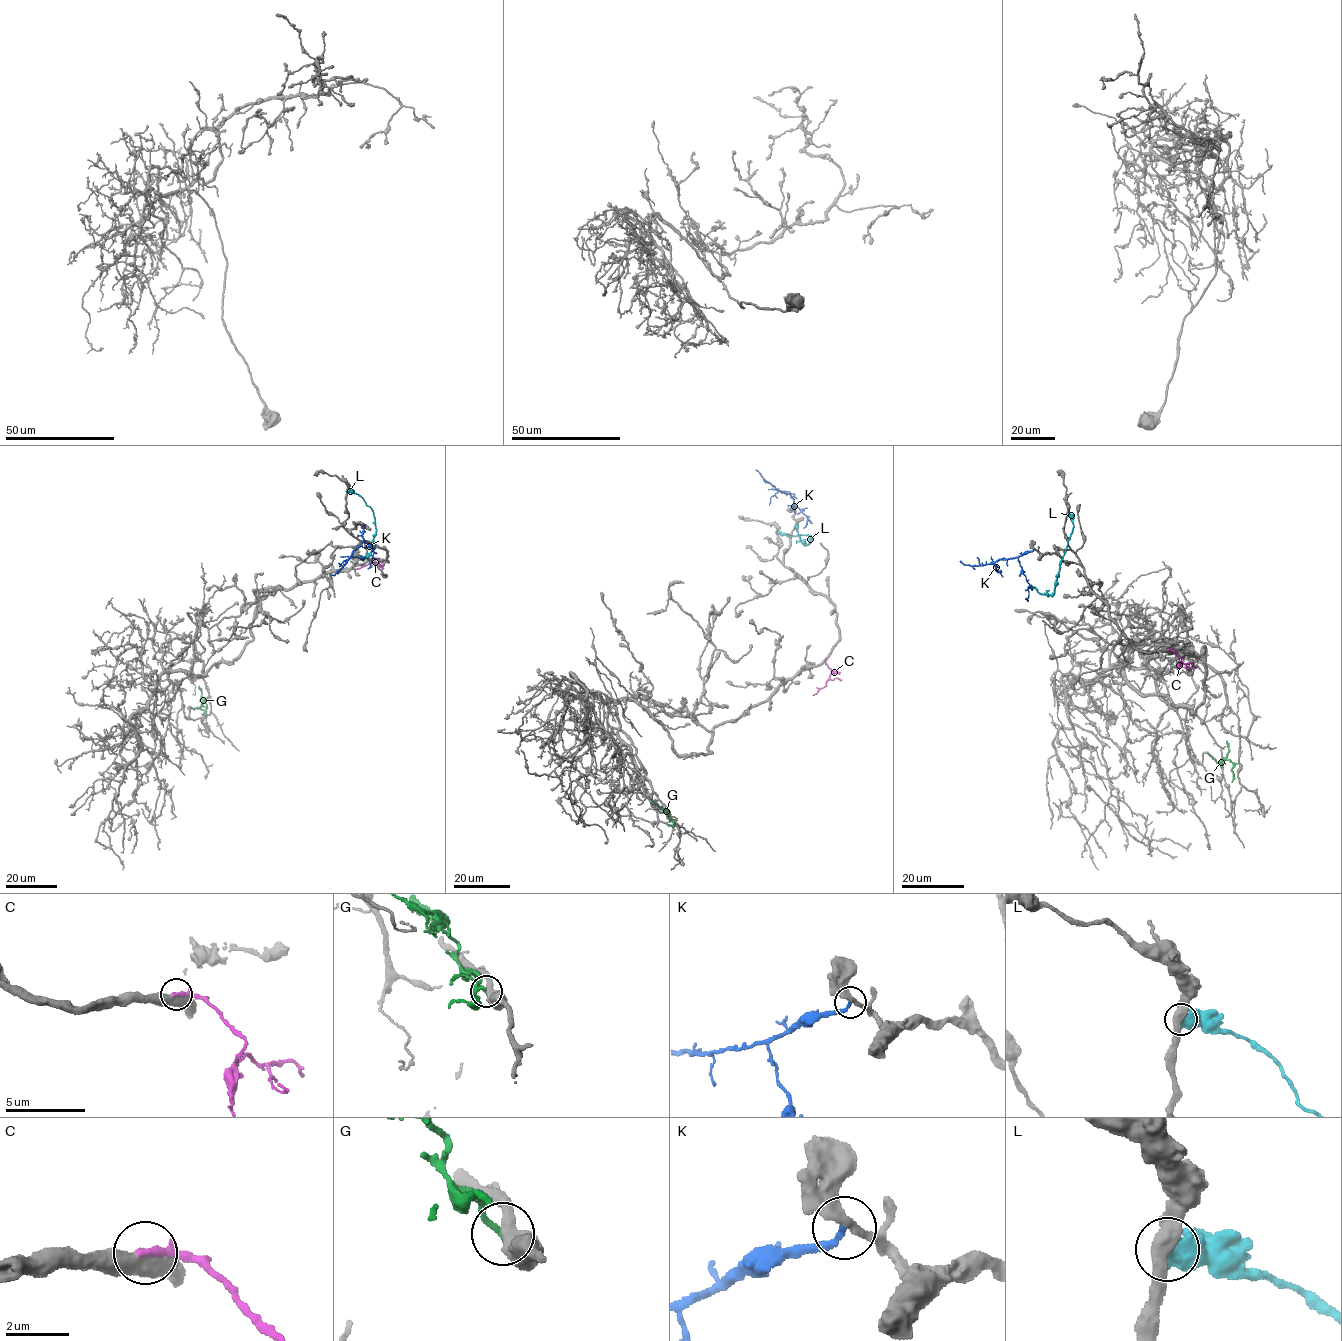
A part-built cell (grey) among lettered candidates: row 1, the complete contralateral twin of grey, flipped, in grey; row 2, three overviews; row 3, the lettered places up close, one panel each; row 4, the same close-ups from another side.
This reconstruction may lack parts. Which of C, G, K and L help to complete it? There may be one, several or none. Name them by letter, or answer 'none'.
none

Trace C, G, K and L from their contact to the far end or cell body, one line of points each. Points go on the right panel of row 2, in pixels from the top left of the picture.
C: (1168, 650), (1173, 651), (1181, 660), (1179, 663), (1196, 667)
G: (1240, 764), (1229, 759), (1217, 762), (1207, 751)
K: (1034, 549), (976, 566), (959, 560)
L: (1069, 513), (1073, 529), (1059, 566), (1054, 593), (1041, 594), (1030, 585)

